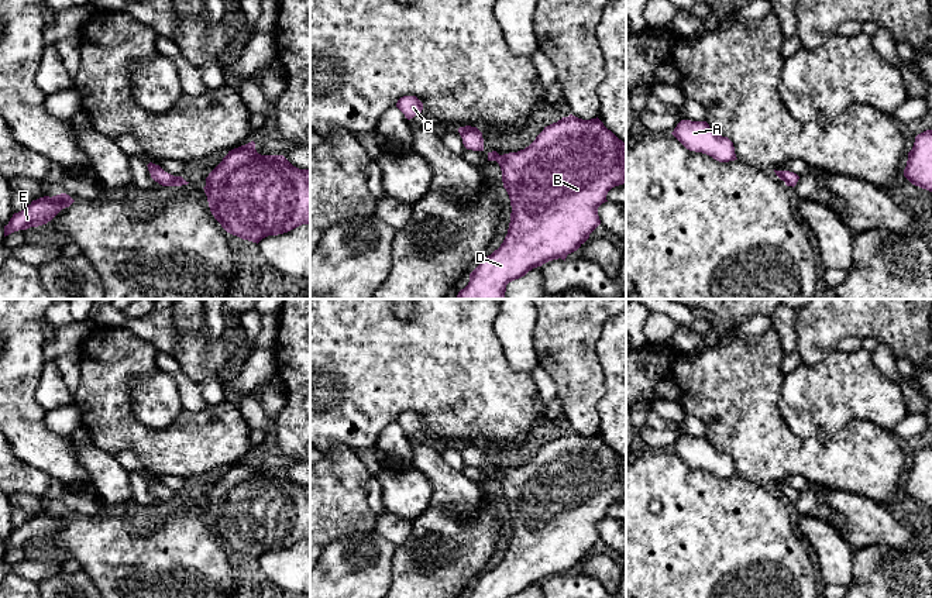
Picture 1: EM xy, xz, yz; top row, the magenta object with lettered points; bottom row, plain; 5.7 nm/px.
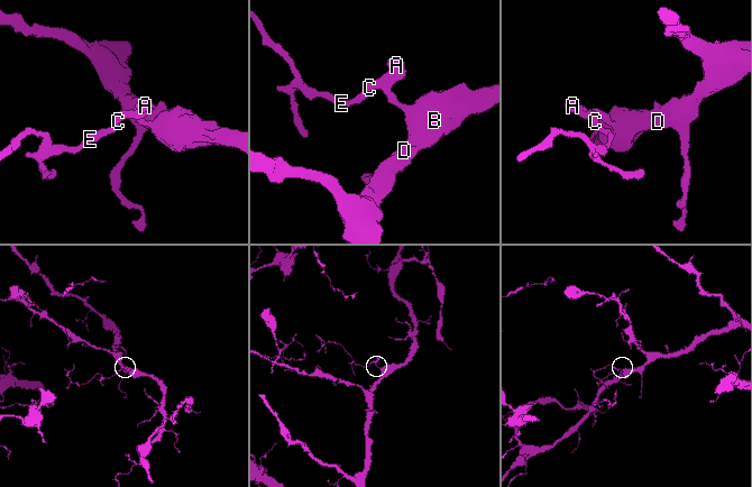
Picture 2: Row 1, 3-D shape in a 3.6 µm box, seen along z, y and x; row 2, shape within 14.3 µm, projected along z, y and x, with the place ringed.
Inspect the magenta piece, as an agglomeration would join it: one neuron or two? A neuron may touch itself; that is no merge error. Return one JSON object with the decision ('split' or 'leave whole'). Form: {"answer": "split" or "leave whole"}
{"answer": "leave whole"}

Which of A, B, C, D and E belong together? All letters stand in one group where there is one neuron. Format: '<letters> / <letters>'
A B C D E

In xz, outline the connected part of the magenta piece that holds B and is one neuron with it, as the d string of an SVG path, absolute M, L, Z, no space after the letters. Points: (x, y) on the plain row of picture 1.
M572 430L553 439L517 468L488 468L502 487L512 529L508 550L498 566L470 590L470 598L512 598L533 584L564 575L577 567L601 540L598 523L608 508L626 498L626 458L596 433L582 436Z

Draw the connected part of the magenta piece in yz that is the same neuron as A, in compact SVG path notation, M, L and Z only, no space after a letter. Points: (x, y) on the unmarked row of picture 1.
M681 436L671 450L689 467L706 470L719 478L737 475L733 458L716 450L706 437Z

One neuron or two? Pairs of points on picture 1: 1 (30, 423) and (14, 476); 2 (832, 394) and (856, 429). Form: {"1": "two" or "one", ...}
{"1": "two", "2": "two"}

